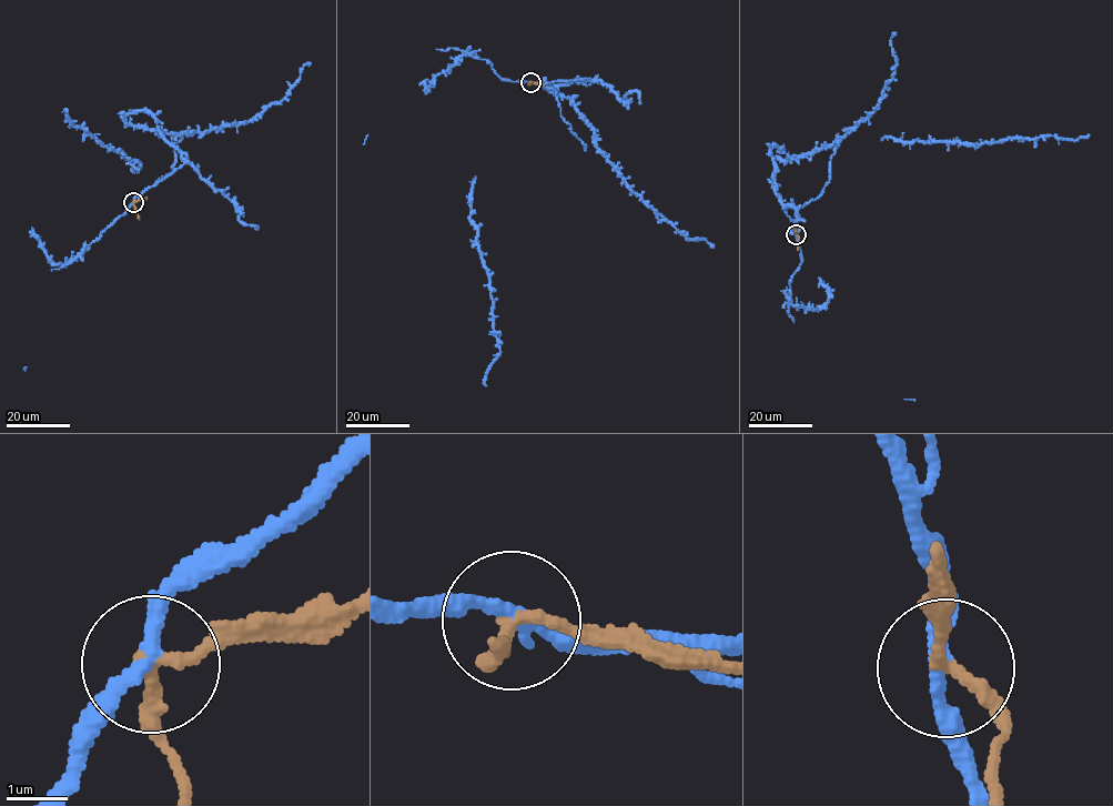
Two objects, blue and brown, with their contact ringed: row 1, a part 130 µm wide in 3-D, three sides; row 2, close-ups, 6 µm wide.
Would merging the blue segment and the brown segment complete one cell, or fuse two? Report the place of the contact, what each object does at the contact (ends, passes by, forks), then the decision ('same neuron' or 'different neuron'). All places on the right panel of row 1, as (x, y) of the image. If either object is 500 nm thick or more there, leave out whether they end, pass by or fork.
(796, 234) | blue passes by | brown passes by | different neuron

